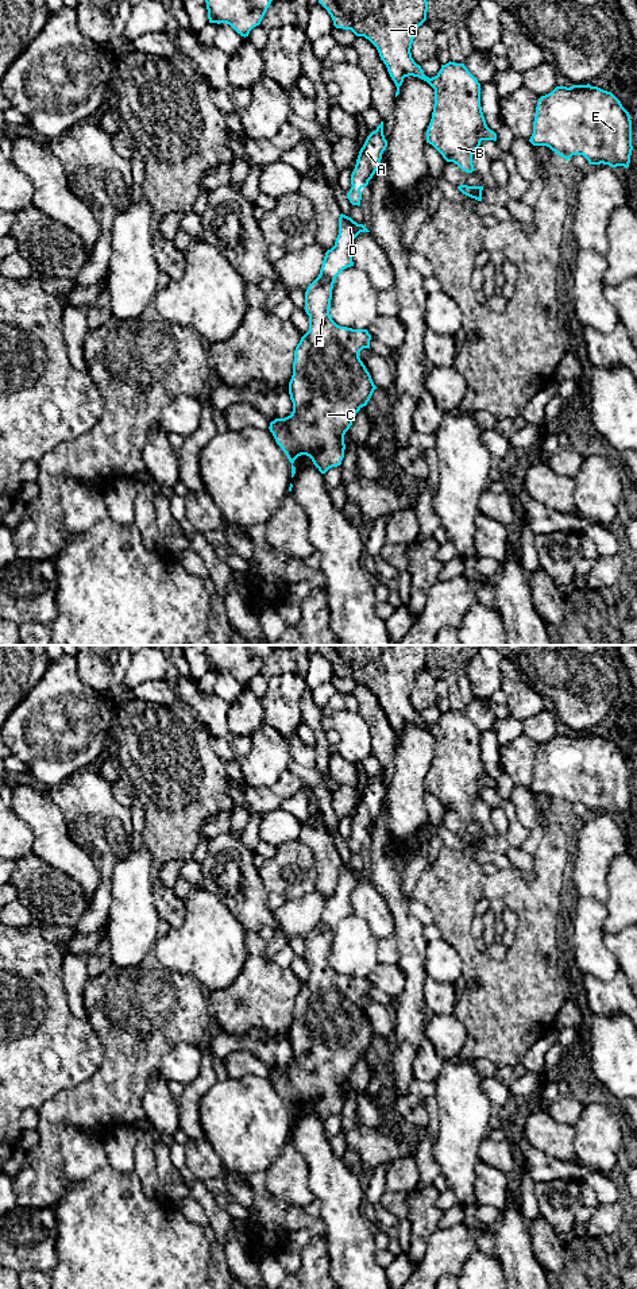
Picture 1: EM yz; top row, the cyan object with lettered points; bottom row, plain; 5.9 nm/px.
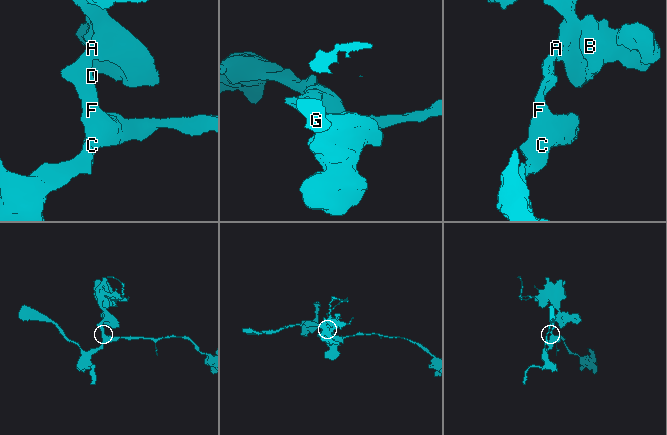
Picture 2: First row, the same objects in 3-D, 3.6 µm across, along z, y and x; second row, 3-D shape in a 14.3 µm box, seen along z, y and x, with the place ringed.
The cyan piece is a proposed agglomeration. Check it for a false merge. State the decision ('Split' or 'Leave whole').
Leave whole

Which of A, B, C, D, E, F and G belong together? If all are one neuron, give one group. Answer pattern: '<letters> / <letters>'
A B C D E F G

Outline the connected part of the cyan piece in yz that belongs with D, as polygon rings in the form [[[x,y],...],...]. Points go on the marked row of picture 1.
[[[340,215],[335,246],[325,252],[318,277],[305,292],[304,309],[309,316],[309,331],[294,351],[293,375],[289,382],[293,412],[285,418],[275,418],[269,427],[292,463],[292,478],[296,474],[293,463],[301,455],[309,456],[321,474],[341,464],[345,449],[344,435],[377,389],[359,358],[363,348],[370,348],[371,335],[367,329],[340,327],[329,314],[335,279],[344,269],[354,266],[351,247],[360,232],[370,231],[351,217]]]

